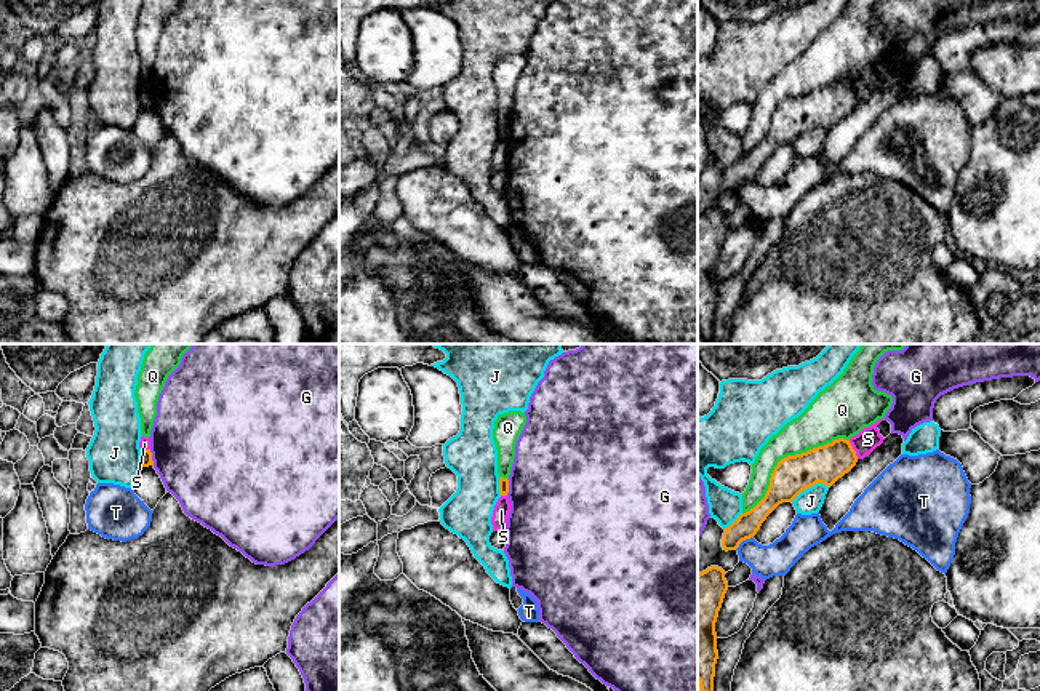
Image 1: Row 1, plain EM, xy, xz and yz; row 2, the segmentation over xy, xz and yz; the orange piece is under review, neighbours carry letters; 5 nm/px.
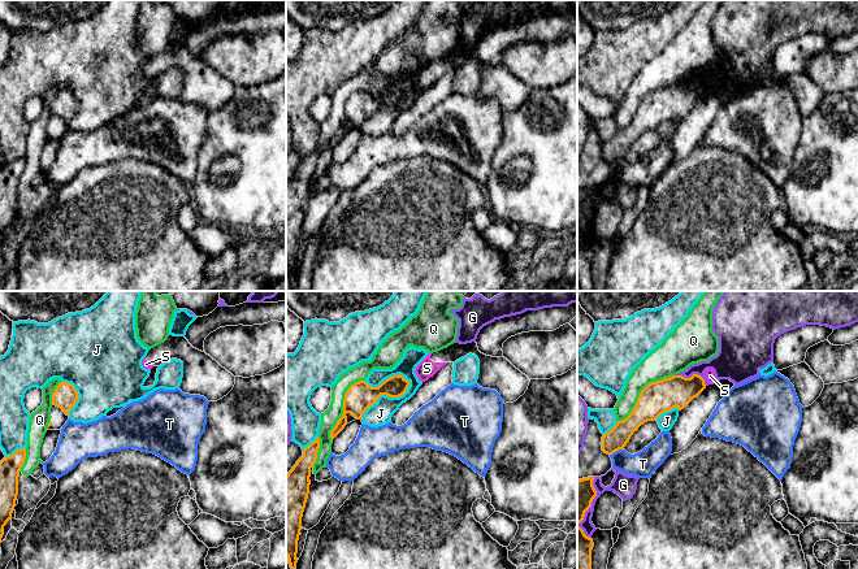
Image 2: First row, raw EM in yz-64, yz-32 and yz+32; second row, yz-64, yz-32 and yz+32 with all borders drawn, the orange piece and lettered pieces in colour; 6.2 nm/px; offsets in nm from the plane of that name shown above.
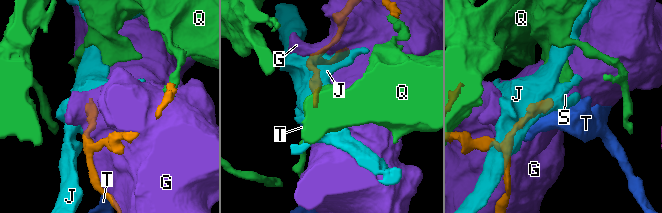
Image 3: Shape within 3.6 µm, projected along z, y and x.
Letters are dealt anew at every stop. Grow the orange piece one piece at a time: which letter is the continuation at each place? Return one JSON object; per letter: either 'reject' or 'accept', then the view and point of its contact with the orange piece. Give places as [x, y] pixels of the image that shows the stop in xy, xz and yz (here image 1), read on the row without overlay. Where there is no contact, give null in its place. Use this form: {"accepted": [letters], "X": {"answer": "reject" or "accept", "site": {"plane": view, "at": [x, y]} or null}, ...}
{"accepted": [], "G": {"answer": "reject", "site": {"plane": "xy", "at": [151, 99]}}, "J": {"answer": "reject", "site": {"plane": "yz", "at": [810, 128]}}, "Q": {"answer": "reject", "site": {"plane": "yz", "at": [788, 98]}}, "S": {"answer": "reject", "site": {"plane": "yz", "at": [853, 91]}}, "T": {"answer": "reject", "site": {"plane": "yz", "at": [743, 181]}}}

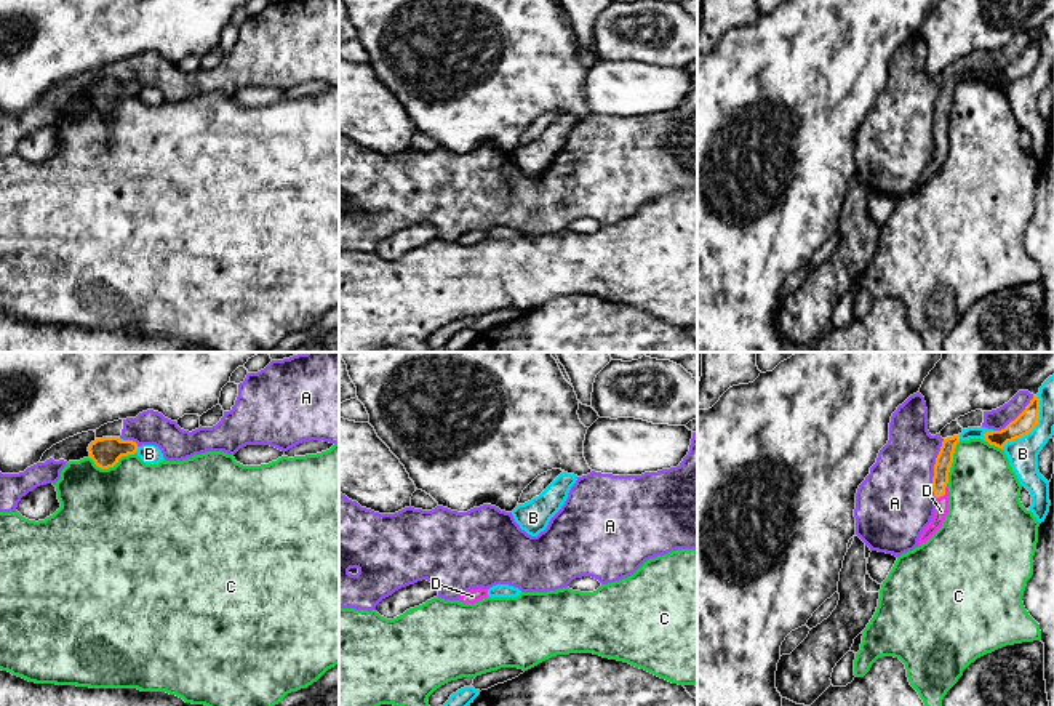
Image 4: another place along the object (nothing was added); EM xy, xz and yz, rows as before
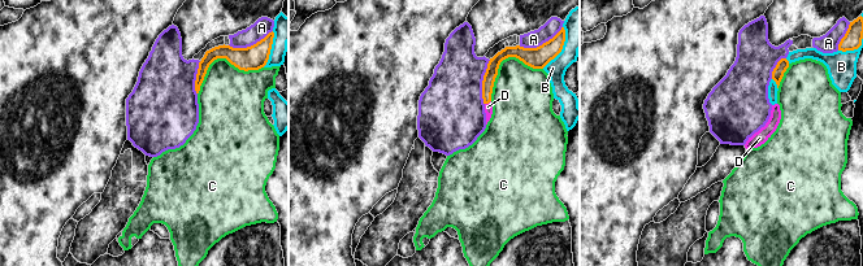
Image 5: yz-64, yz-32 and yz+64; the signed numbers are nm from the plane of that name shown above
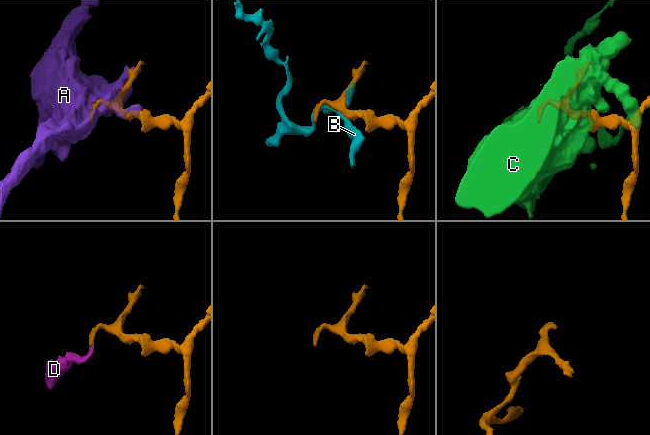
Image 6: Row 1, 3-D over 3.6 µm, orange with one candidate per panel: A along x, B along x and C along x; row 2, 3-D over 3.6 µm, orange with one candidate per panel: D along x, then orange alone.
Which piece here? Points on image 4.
{"accepted": ["D"], "A": {"answer": "reject", "site": {"plane": "yz", "at": [934, 109]}}, "B": {"answer": "reject", "site": {"plane": "yz", "at": [1034, 69]}}, "C": {"answer": "reject", "site": {"plane": "xy", "at": [112, 108]}}, "D": {"answer": "accept", "site": {"plane": "yz", "at": [944, 135]}}}

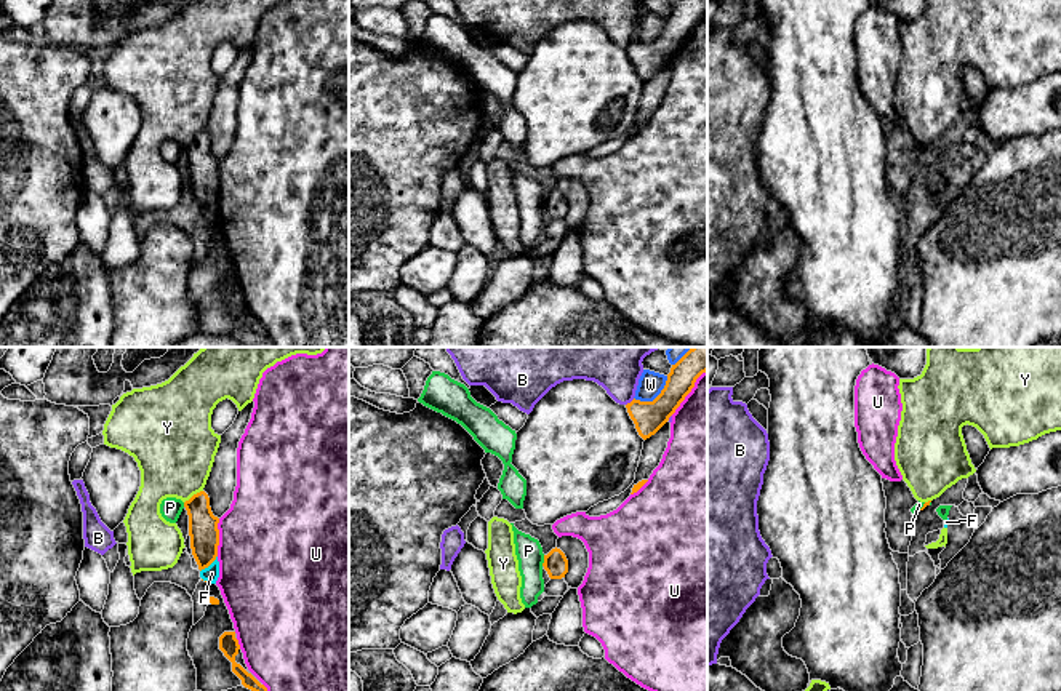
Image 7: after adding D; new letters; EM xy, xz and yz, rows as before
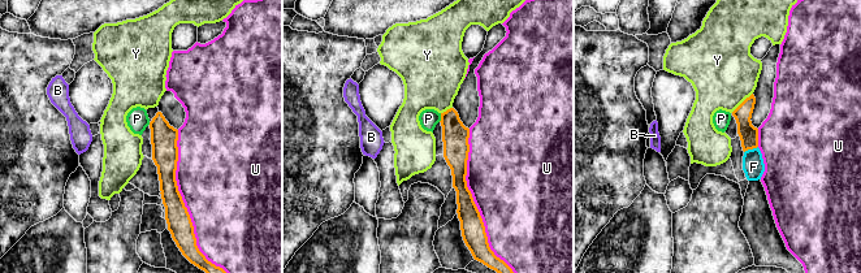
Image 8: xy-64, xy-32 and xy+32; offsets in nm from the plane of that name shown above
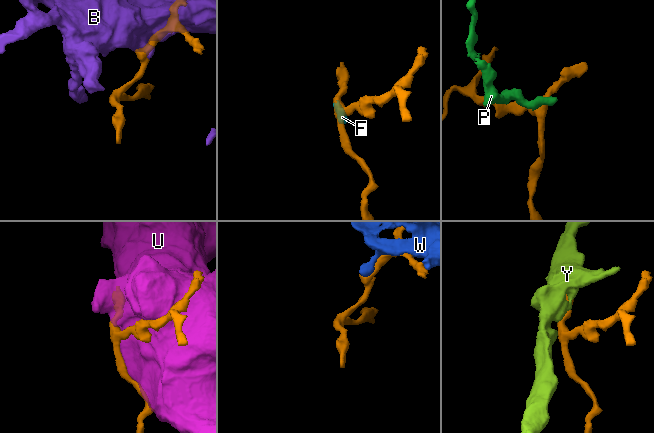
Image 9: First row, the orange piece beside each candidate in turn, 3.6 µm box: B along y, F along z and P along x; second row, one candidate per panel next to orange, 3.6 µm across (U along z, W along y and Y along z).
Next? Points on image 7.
{"accepted": [], "B": {"answer": "reject", "site": {"plane": "xz", "at": [631, 43]}}, "F": {"answer": "reject", "site": {"plane": "xy", "at": [208, 207]}}, "P": {"answer": "reject", "site": {"plane": "xz", "at": [544, 202]}}, "U": {"answer": "reject", "site": {"plane": "xy", "at": [218, 179]}}, "W": {"answer": "reject", "site": {"plane": "xz", "at": [656, 39]}}, "Y": {"answer": "reject", "site": {"plane": "xy", "at": [194, 136]}}}

